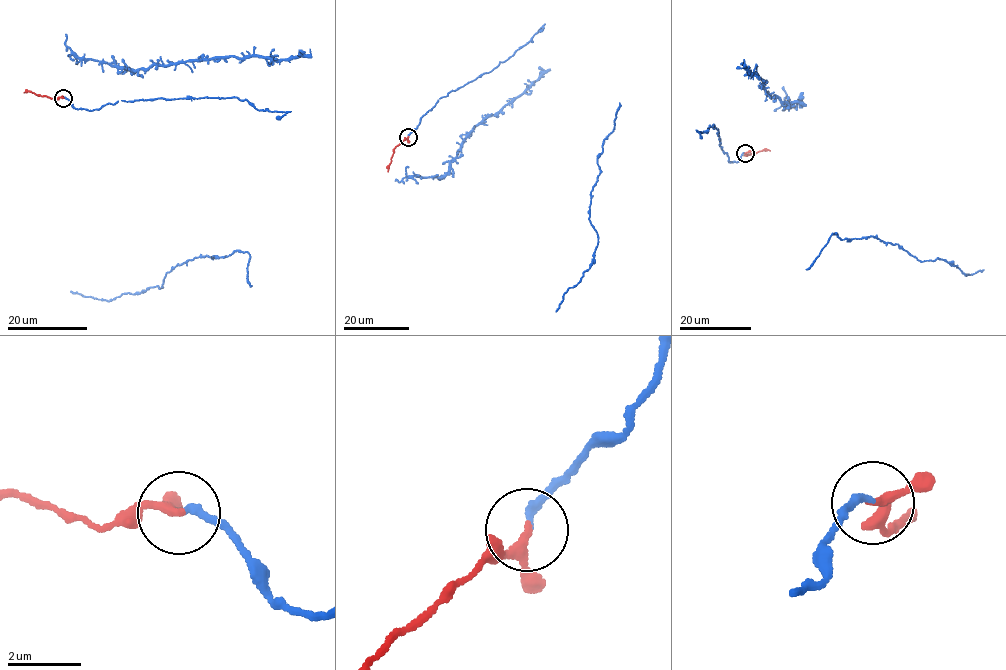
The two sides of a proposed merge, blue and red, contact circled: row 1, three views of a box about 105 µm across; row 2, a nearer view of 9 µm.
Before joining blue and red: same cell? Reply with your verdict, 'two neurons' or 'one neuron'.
two neurons

